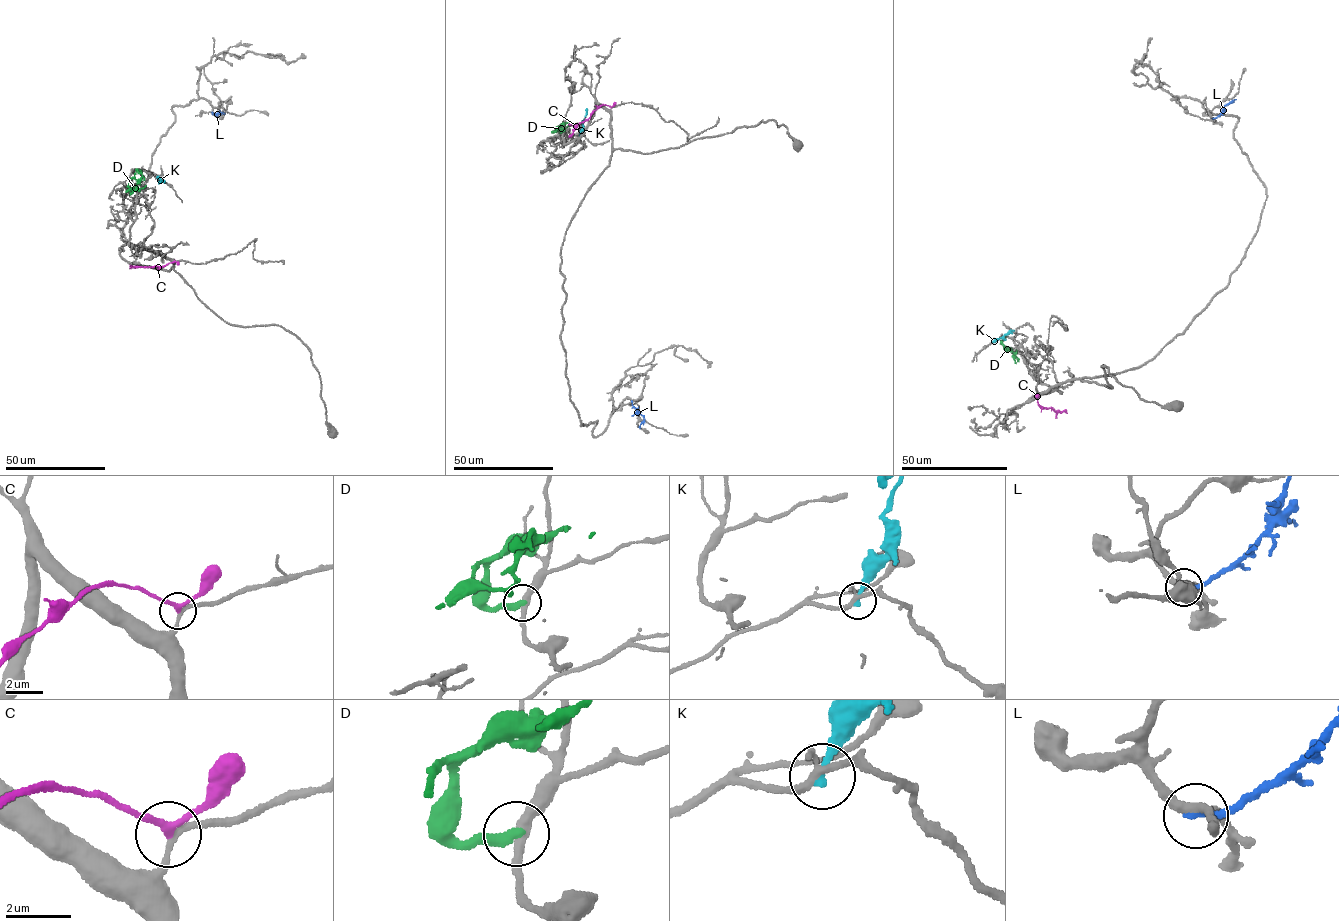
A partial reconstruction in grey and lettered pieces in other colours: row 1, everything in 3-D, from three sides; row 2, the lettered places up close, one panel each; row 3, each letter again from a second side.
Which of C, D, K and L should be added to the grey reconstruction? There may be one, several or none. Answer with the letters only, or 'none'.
none

